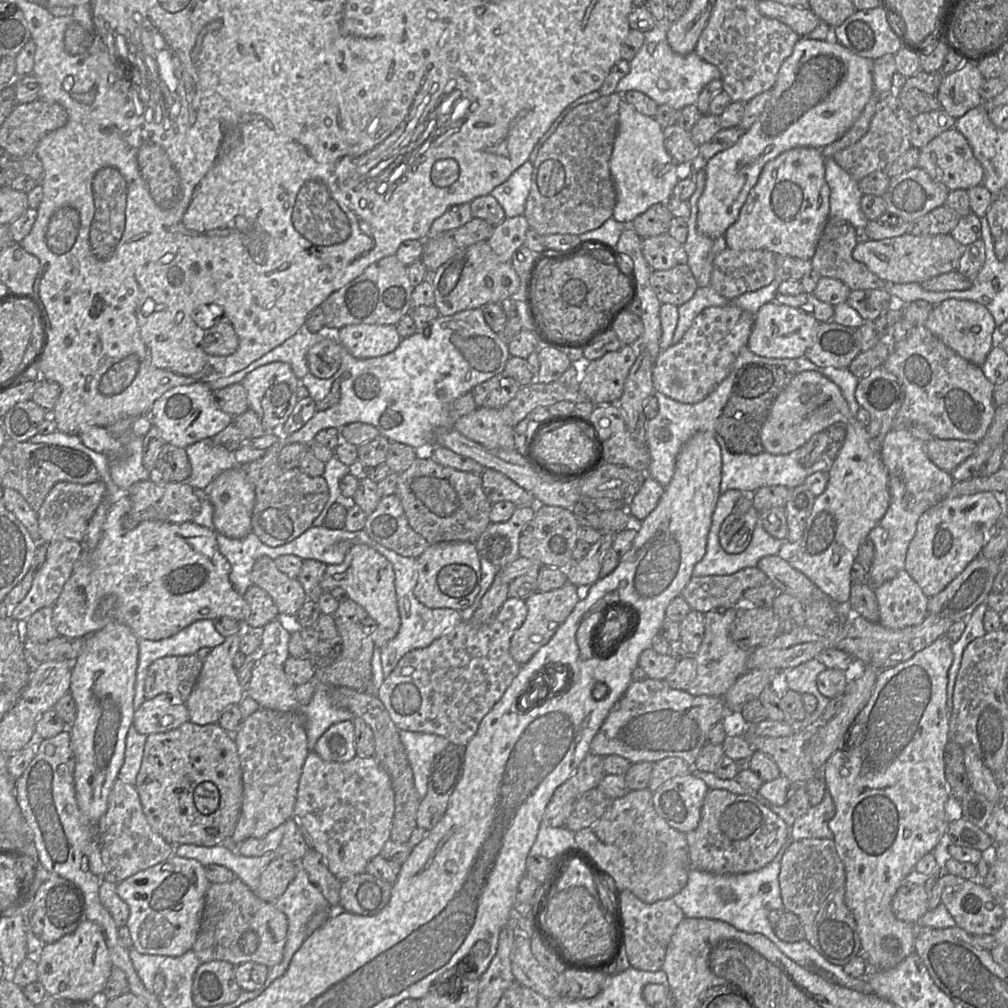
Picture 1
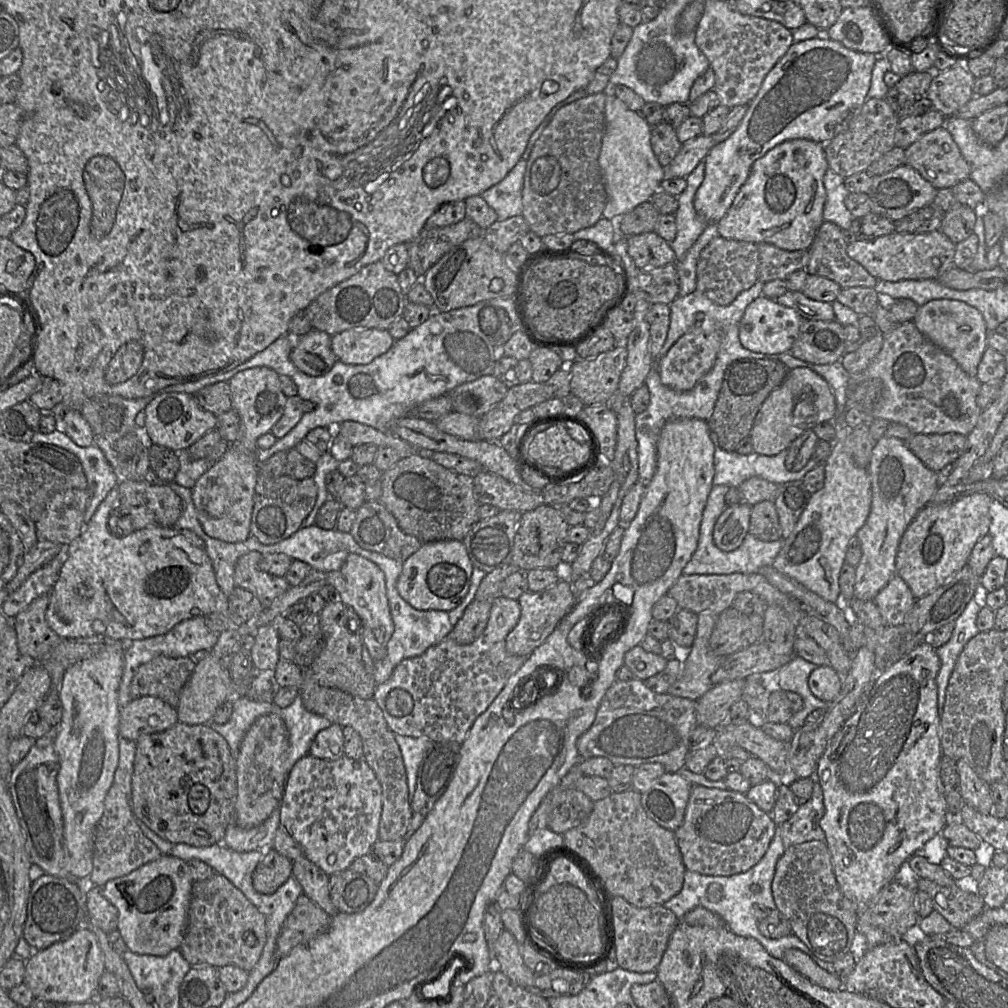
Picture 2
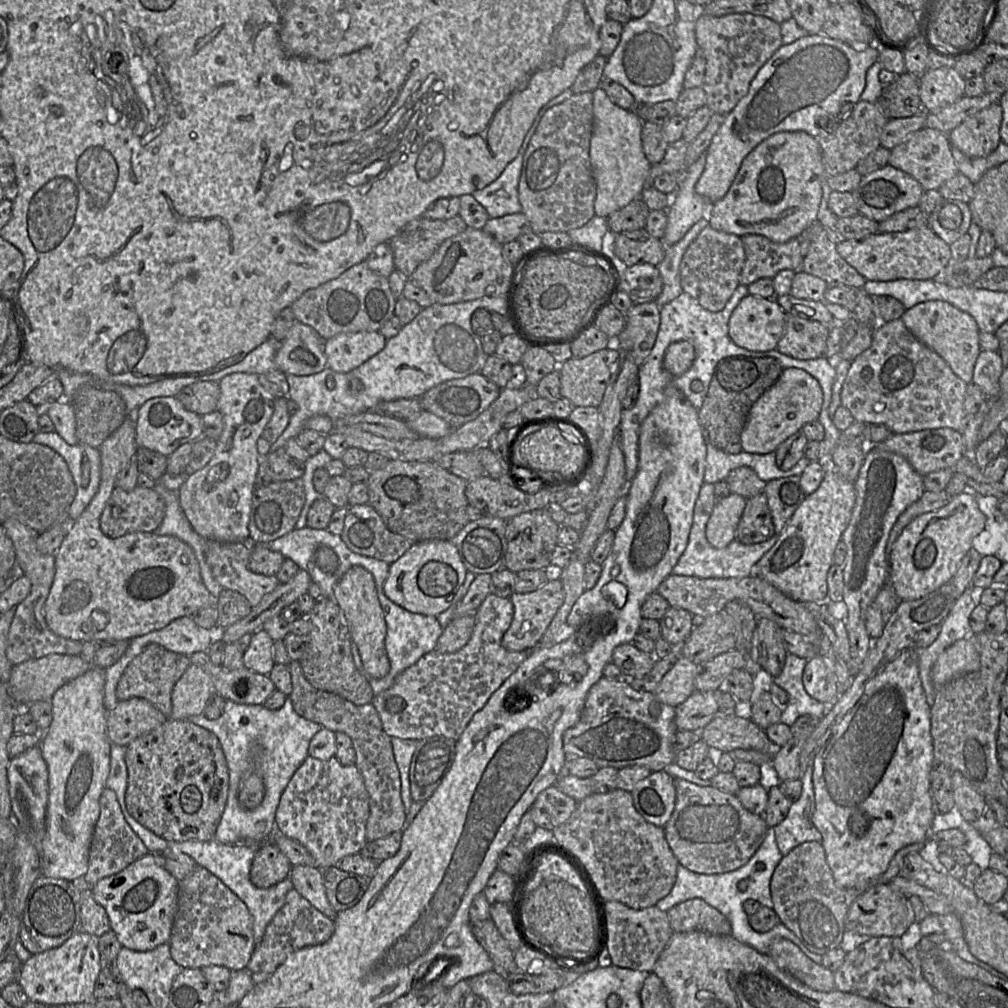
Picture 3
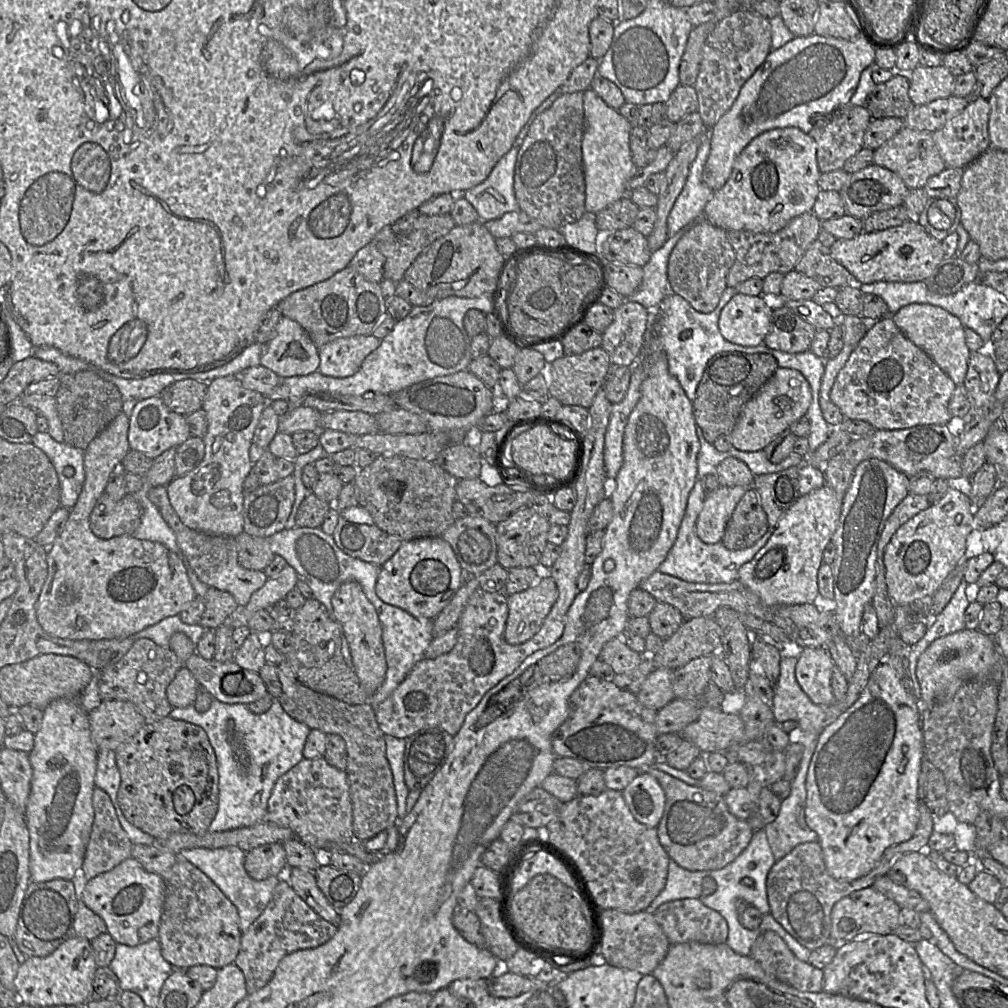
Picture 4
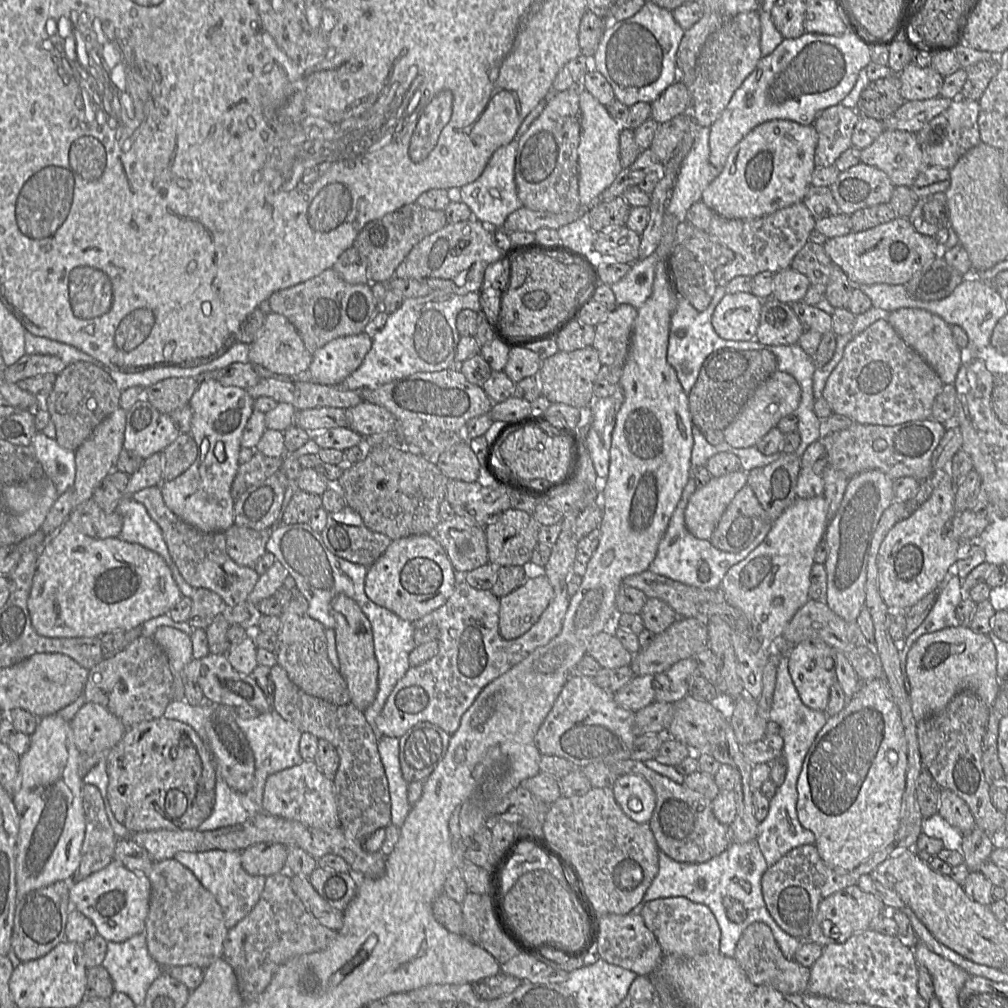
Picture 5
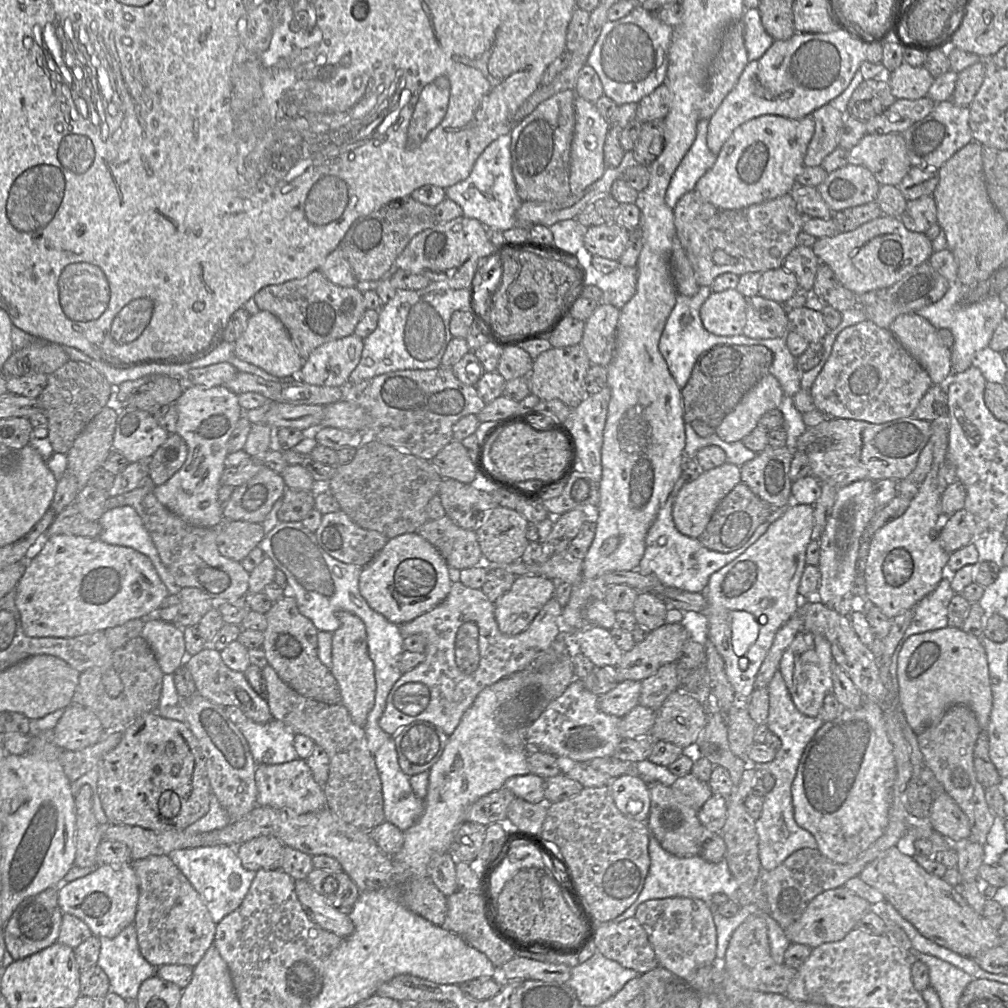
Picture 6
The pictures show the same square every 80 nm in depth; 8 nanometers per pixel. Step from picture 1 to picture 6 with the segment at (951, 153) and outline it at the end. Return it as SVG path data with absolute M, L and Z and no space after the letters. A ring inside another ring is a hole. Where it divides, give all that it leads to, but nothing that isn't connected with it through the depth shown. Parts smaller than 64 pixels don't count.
M901 133L866 134L848 151L848 164L867 168L880 185L898 186L911 168Z

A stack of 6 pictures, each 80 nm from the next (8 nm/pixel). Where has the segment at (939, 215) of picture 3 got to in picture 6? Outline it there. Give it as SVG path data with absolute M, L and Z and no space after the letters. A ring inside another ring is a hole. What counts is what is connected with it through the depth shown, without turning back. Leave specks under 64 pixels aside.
M923 196L907 201L900 220L908 230L925 234L931 224L937 224L935 200L932 196Z

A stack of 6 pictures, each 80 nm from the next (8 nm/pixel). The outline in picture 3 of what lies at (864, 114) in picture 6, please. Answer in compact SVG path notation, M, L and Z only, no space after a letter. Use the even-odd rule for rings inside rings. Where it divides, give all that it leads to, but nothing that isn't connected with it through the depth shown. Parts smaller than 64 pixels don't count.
M905 71L895 81L884 84L876 102L888 119L911 117L922 112L920 75Z

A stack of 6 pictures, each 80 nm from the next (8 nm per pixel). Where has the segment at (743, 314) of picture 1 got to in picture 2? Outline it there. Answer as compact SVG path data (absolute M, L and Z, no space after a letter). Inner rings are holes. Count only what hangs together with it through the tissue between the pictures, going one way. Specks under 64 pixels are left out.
M701 312L697 313L696 318L695 325L657 361L661 382L674 390L685 391L694 388L714 366L723 340L723 331L716 322Z

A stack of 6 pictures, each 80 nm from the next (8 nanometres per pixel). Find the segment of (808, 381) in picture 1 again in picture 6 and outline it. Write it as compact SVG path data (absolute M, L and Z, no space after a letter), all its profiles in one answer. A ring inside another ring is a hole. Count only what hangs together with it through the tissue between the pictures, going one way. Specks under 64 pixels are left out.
M767 374L715 428L715 433L725 442L741 441L758 426L764 413L779 408L784 395L776 377Z

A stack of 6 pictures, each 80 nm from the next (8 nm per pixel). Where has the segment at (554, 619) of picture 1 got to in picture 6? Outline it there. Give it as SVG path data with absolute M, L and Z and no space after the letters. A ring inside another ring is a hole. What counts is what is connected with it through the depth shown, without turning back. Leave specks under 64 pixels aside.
M516 576L510 590L493 602L499 630L507 635L524 631L553 598L554 591L554 581L546 577Z

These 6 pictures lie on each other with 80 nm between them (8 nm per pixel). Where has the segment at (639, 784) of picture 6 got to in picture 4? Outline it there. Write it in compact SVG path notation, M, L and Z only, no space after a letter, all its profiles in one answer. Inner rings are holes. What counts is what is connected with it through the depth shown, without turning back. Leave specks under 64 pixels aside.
M640 773L622 790L633 817L641 824L656 828L663 815L666 797L659 782L648 773Z

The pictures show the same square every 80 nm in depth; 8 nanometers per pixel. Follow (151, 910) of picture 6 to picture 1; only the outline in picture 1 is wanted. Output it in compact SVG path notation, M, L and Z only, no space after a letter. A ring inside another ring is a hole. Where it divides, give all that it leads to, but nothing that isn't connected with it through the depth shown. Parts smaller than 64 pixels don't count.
M240 879L211 883L205 894L200 929L192 951L202 963L226 961L234 966L257 963L271 968L283 960L287 932L286 915L273 903L258 898Z

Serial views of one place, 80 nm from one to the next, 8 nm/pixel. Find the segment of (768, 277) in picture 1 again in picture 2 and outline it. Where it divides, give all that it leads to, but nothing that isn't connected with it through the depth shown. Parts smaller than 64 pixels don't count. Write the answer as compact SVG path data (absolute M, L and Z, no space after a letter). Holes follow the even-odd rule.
M717 236L701 251L697 263L696 290L720 306L730 304L742 291L758 282L759 253L753 242Z

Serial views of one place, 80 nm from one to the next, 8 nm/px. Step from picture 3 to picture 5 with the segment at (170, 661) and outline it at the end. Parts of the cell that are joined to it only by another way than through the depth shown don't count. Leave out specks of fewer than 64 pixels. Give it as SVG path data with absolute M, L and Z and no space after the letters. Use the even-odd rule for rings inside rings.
M139 636L123 650L110 658L103 659L88 670L88 677L82 692L86 702L98 703L117 716L126 727L139 722L162 717L172 700L174 674L164 649L153 638Z

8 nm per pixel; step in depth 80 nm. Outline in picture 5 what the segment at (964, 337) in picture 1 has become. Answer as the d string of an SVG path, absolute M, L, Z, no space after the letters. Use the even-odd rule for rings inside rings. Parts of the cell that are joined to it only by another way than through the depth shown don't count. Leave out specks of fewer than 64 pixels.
M901 308L891 312L889 324L902 340L915 350L938 374L944 384L953 384L964 363L964 351L954 340L952 328L938 315L920 308Z

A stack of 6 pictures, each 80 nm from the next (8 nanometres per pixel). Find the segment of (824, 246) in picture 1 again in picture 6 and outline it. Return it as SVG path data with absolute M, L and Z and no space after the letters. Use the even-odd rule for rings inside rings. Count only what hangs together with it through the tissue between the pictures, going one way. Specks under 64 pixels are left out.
M796 246L785 258L782 268L796 276L799 290L811 291L820 264L811 247Z

